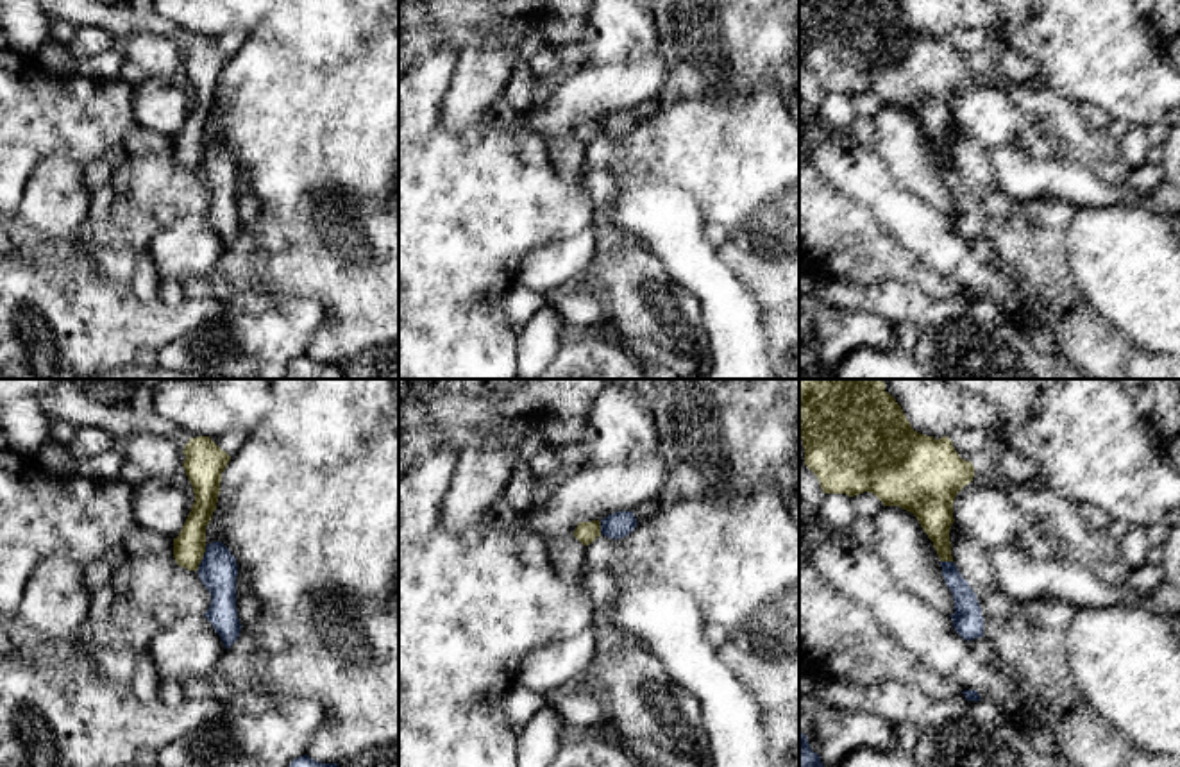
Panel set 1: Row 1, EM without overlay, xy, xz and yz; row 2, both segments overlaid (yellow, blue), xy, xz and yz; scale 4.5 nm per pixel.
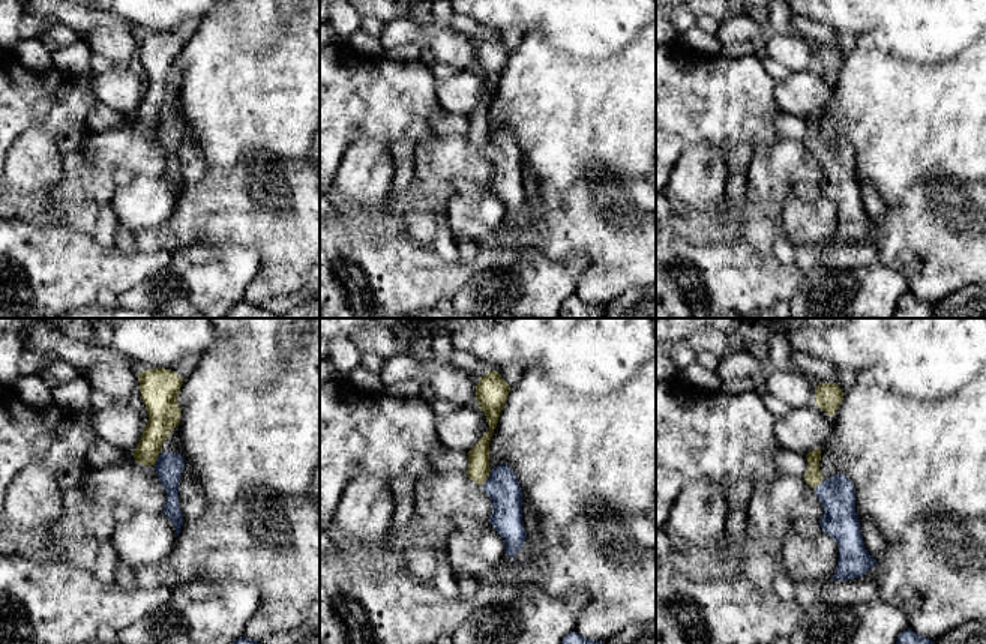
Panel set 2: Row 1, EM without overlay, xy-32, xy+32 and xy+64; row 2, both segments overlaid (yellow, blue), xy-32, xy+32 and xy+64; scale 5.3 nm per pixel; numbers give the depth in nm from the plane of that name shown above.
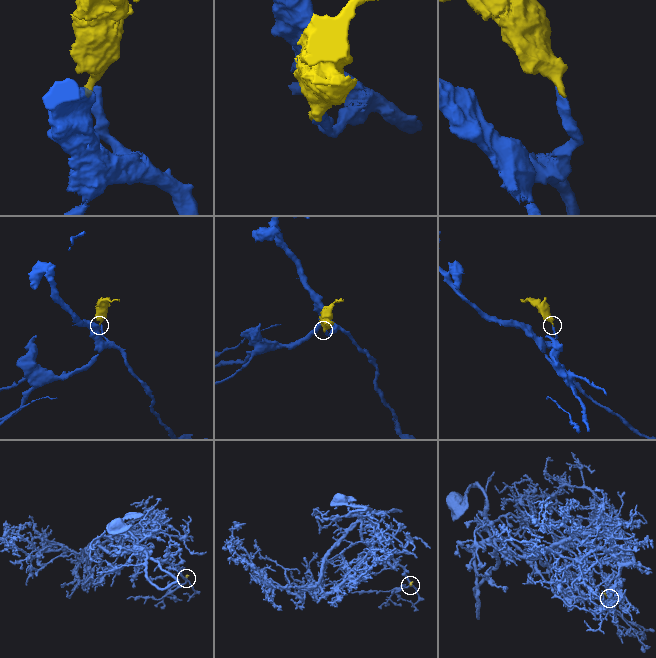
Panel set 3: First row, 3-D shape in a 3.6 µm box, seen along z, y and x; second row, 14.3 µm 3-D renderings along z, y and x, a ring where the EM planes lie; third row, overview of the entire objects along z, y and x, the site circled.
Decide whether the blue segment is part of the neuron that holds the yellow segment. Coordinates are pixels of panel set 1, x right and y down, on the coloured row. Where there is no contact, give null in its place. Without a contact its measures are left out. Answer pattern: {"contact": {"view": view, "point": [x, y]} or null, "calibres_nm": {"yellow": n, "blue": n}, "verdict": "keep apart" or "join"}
{"contact": {"view": "xy", "point": [202, 556]}, "calibres_nm": {"yellow": 140, "blue": 170}, "verdict": "join"}

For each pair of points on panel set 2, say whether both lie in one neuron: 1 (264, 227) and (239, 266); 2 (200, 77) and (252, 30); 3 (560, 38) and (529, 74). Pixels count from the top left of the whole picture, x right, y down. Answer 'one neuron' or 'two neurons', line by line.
1: two neurons
2: two neurons
3: two neurons

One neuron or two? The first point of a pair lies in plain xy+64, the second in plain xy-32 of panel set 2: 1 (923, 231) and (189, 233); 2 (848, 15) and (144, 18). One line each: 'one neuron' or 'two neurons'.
1: one neuron
2: one neuron

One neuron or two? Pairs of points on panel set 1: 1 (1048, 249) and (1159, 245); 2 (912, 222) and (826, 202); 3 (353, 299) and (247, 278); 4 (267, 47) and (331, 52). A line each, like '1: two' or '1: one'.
1: two
2: two
3: one
4: two

